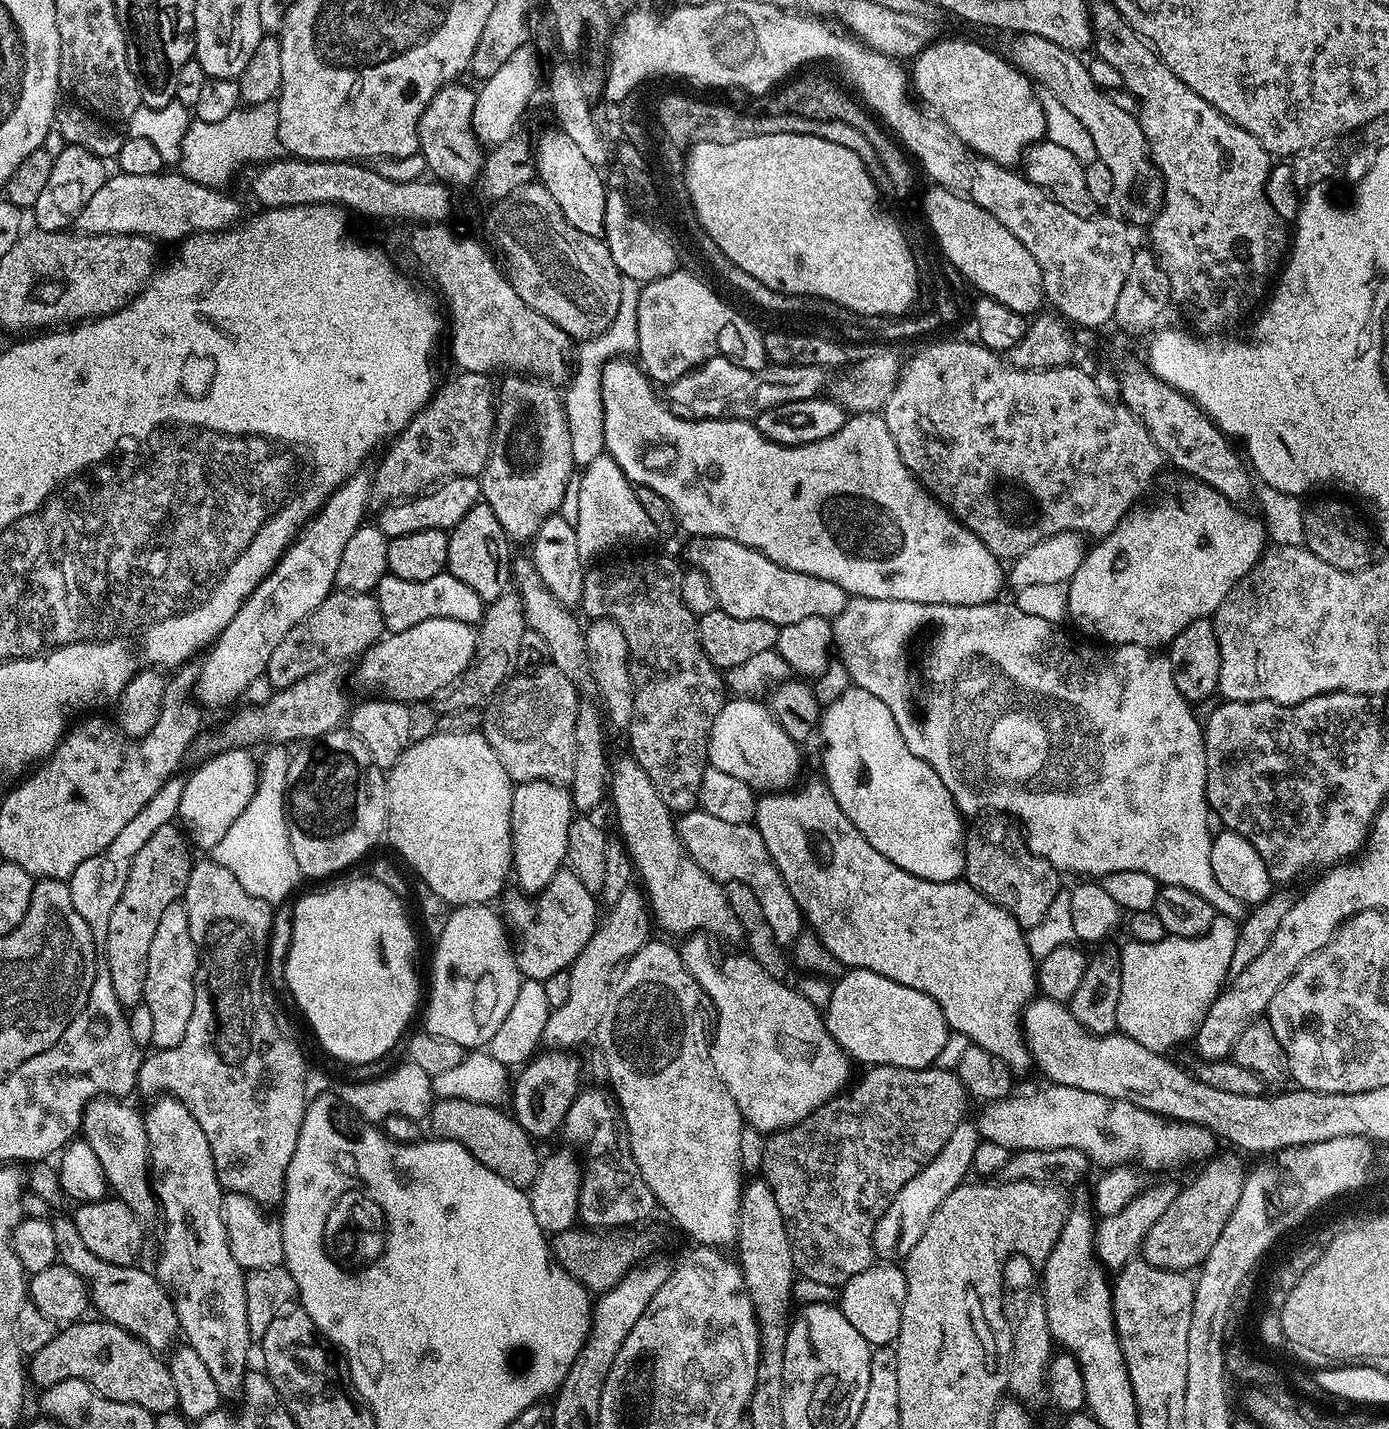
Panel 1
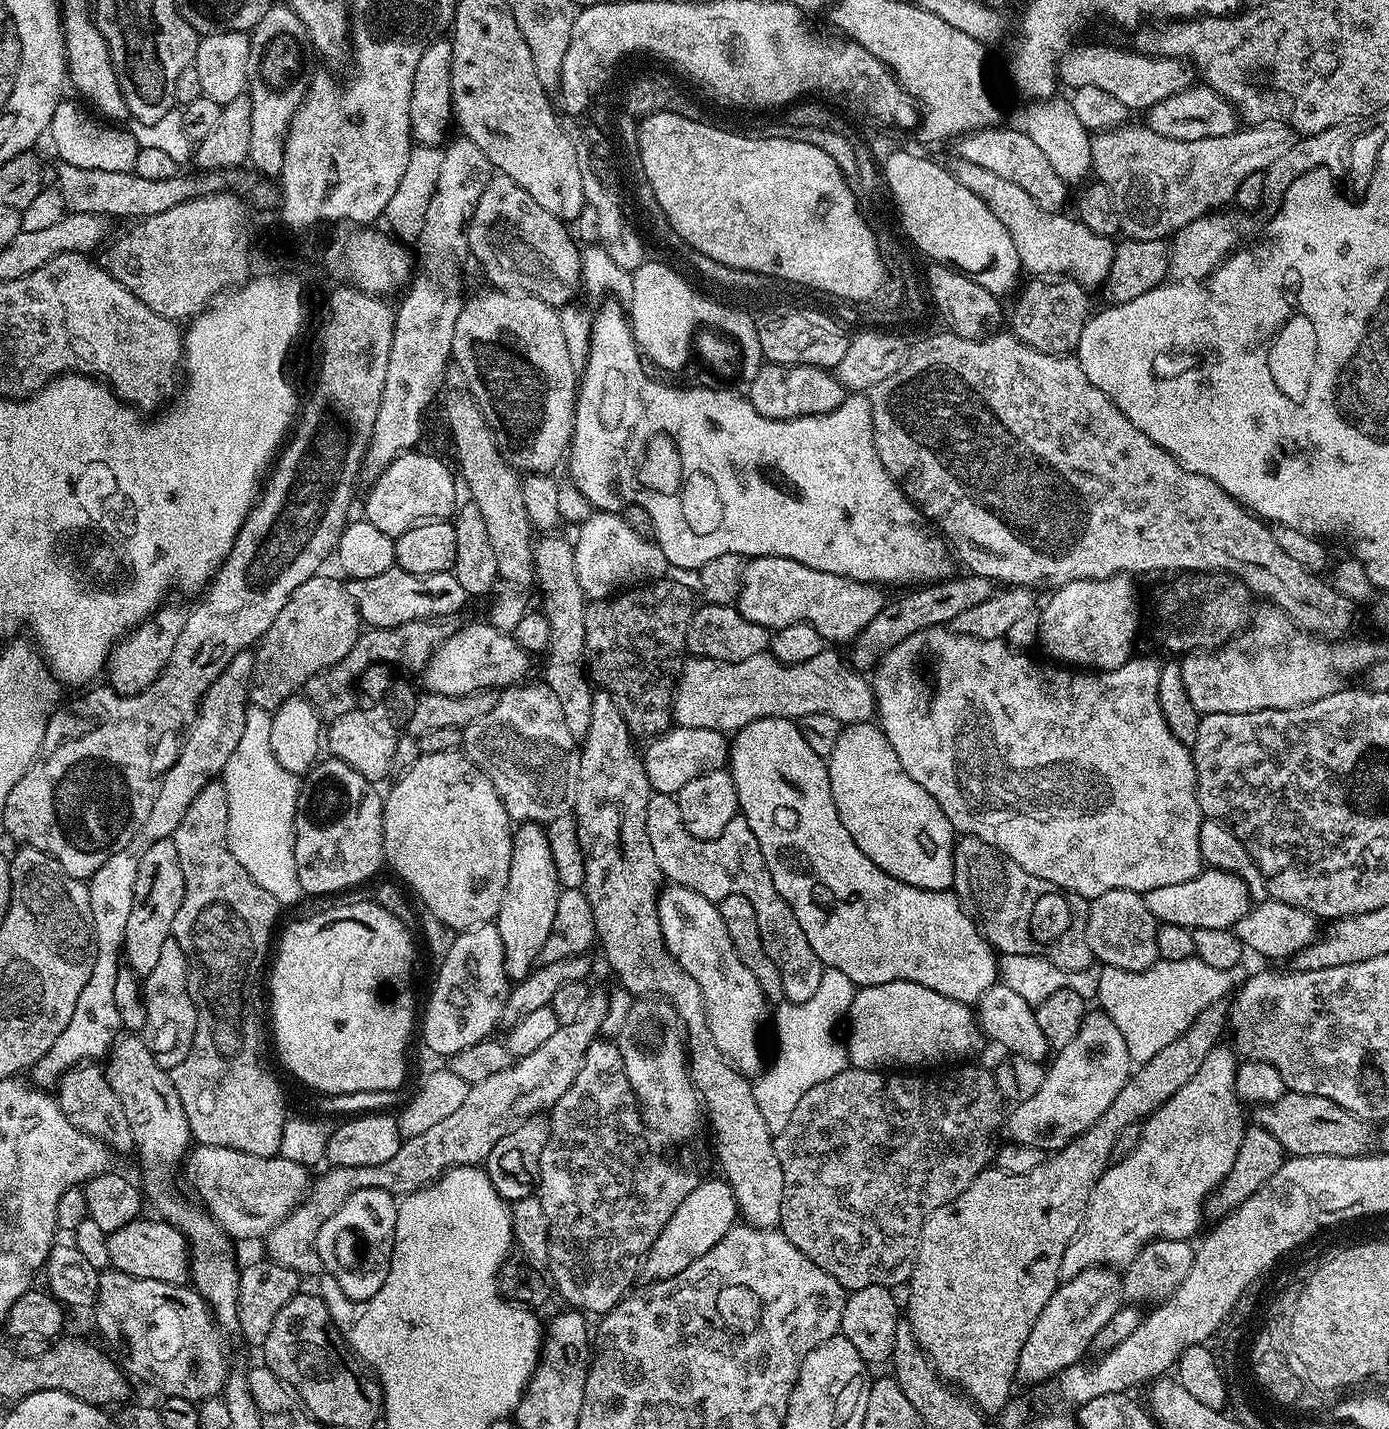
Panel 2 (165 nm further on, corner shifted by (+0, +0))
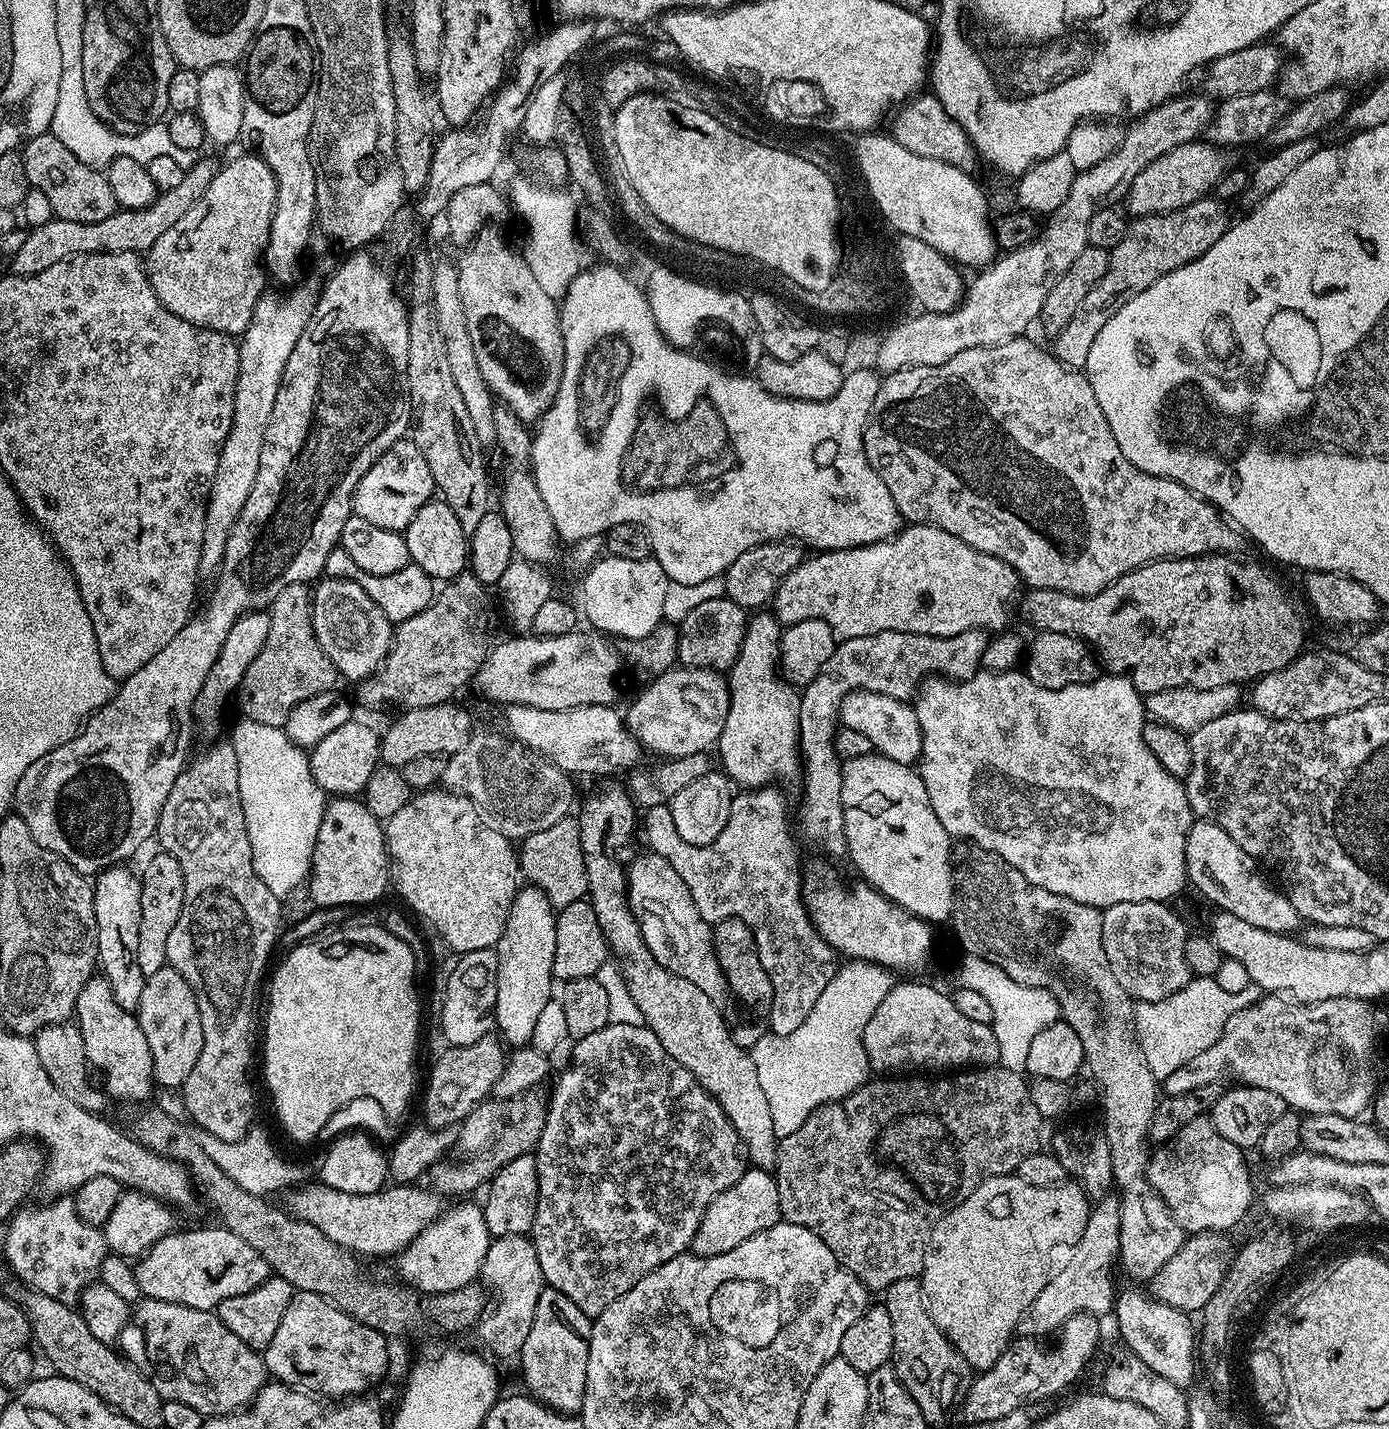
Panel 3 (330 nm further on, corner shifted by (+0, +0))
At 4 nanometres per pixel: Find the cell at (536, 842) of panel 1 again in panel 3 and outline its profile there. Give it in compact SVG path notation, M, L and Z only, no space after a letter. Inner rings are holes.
M531 886L521 887L512 897L506 926L494 949L498 962L494 1028L501 1041L513 1049L531 1045L538 1017L548 1000L553 999L555 933L556 912L546 894Z

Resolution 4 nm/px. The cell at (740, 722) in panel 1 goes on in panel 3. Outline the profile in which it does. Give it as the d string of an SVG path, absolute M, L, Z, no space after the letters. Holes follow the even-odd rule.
M509 704L503 712L504 724L508 727L507 735L516 743L538 753L566 773L581 772L584 776L608 776L611 772L624 774L637 767L641 763L640 755L642 755L640 742L628 731L625 717L621 713L619 716L616 710L615 707L606 704L591 704L570 710L538 710L534 706Z

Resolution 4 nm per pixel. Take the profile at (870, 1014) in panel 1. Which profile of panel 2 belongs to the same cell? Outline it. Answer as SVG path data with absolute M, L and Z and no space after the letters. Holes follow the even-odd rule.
M909 980L886 982L878 986L860 988L852 1005L848 1007L846 1047L851 1067L873 1070L932 1070L953 1062L964 1062L967 1056L978 1052L978 1020L973 1009L961 1000L951 1000L926 986L918 986Z

